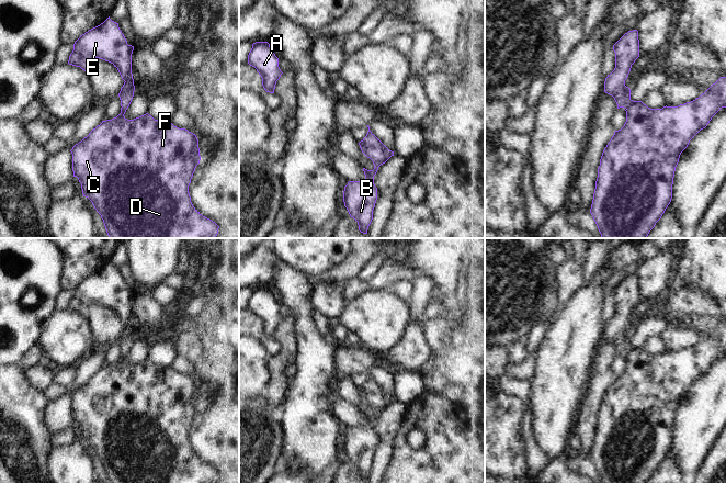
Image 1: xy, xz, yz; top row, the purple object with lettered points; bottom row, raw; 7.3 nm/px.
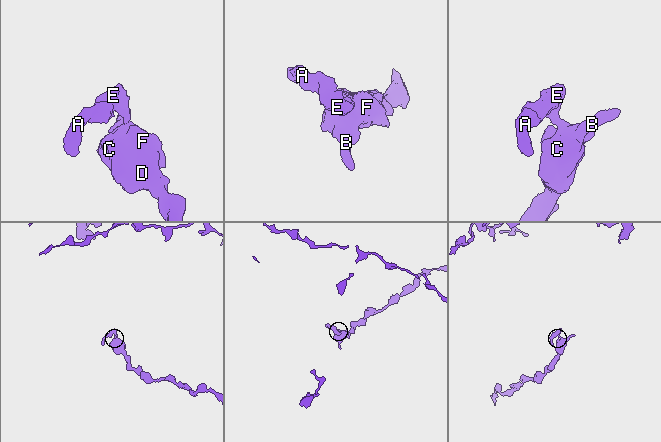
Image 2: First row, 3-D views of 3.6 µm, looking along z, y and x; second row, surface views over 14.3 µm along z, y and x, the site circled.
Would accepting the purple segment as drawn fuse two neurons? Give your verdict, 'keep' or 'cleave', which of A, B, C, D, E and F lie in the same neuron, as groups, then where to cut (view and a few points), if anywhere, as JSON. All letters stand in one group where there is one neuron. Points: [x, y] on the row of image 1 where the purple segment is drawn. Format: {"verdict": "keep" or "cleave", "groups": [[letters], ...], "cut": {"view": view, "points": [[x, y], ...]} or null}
{"verdict": "keep", "groups": [["A", "B", "C", "D", "E", "F"]], "cut": null}

